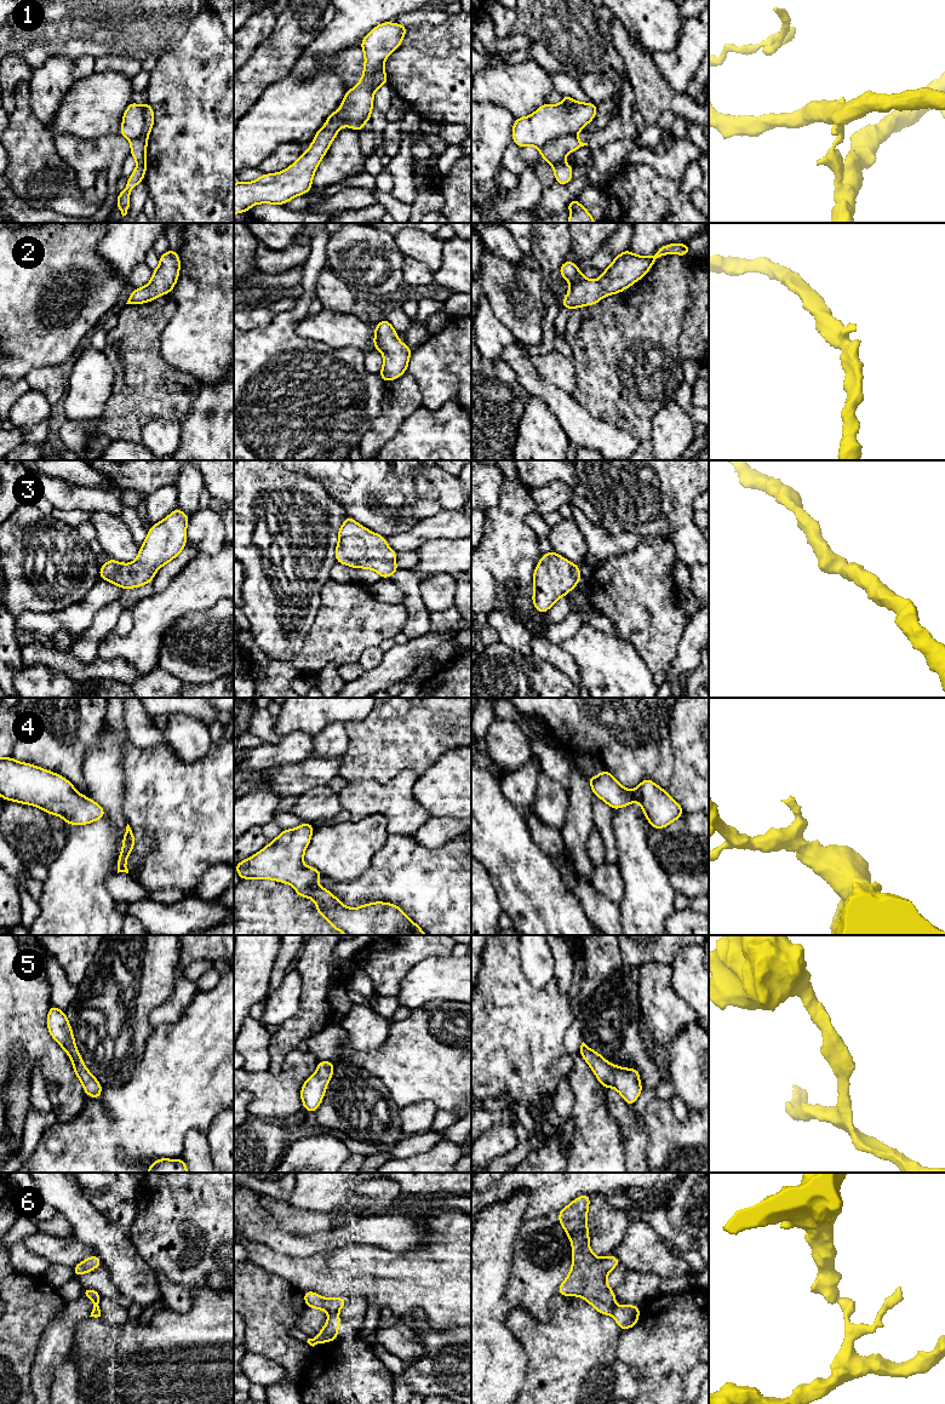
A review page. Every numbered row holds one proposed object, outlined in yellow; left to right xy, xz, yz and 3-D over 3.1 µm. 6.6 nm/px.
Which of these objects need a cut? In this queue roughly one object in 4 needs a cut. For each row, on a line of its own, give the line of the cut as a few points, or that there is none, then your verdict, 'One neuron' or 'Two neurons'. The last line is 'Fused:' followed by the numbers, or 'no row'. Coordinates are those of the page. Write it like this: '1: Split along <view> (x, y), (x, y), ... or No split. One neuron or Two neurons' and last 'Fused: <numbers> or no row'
1: Split along xy (142, 107), (143, 132), (131, 141). Two neurons
2: No split. One neuron
3: No split. One neuron
4: No split. One neuron
5: No split. One neuron
6: Split along xz (330, 1313), (336, 1314). Two neurons
Fused: 1, 6

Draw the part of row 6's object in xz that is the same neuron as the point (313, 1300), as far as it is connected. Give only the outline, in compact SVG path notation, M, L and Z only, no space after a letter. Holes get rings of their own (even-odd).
M303 1291L307 1307L323 1310L330 1314L337 1314L348 1302L345 1297L325 1299L315 1291Z

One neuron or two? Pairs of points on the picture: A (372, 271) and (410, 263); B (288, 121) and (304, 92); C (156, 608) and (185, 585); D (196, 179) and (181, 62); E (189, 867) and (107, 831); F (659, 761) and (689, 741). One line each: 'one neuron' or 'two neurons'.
A: two neurons
B: one neuron
C: one neuron
D: one neuron
E: two neurons
F: two neurons

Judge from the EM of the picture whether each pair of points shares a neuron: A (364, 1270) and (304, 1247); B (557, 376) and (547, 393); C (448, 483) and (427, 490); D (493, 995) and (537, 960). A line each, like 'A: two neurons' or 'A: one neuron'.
A: two neurons
B: two neurons
C: two neurons
D: two neurons

